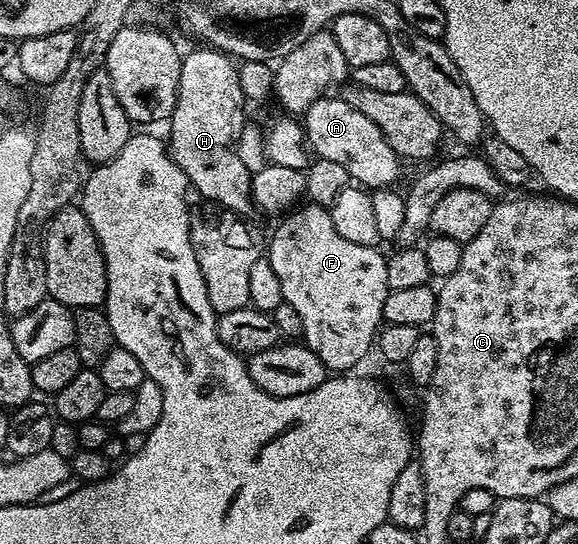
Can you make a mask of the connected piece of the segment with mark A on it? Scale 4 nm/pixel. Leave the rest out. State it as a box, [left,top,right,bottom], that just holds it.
[304,95,400,190]

